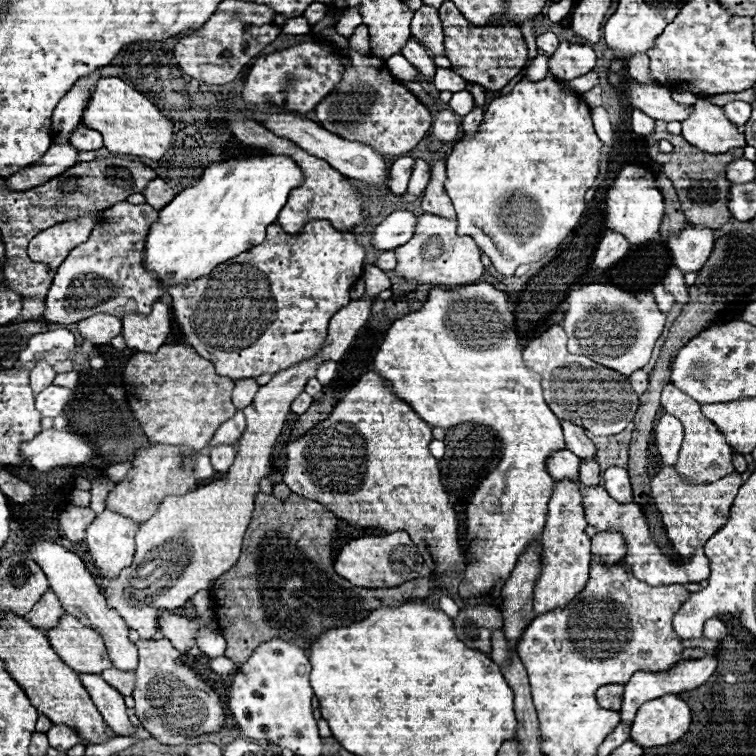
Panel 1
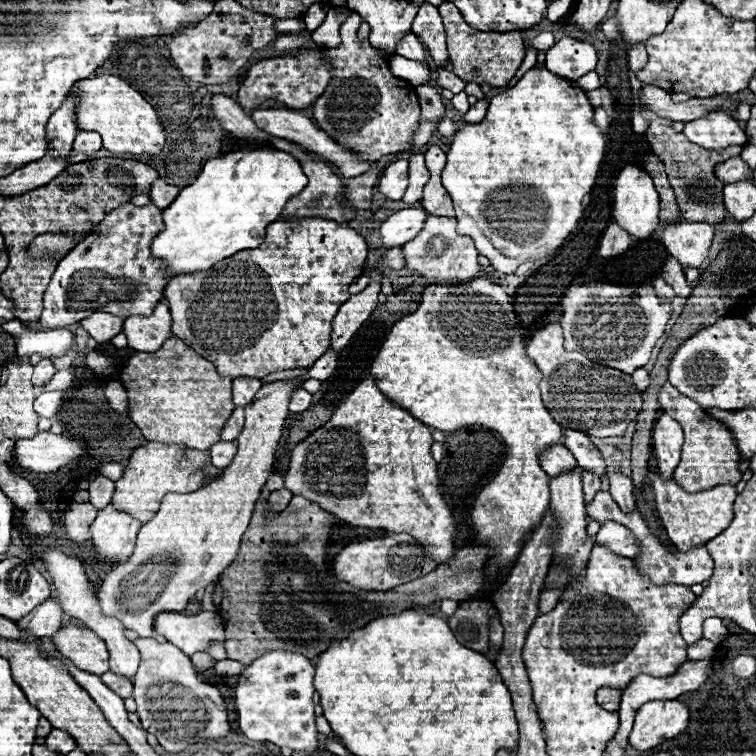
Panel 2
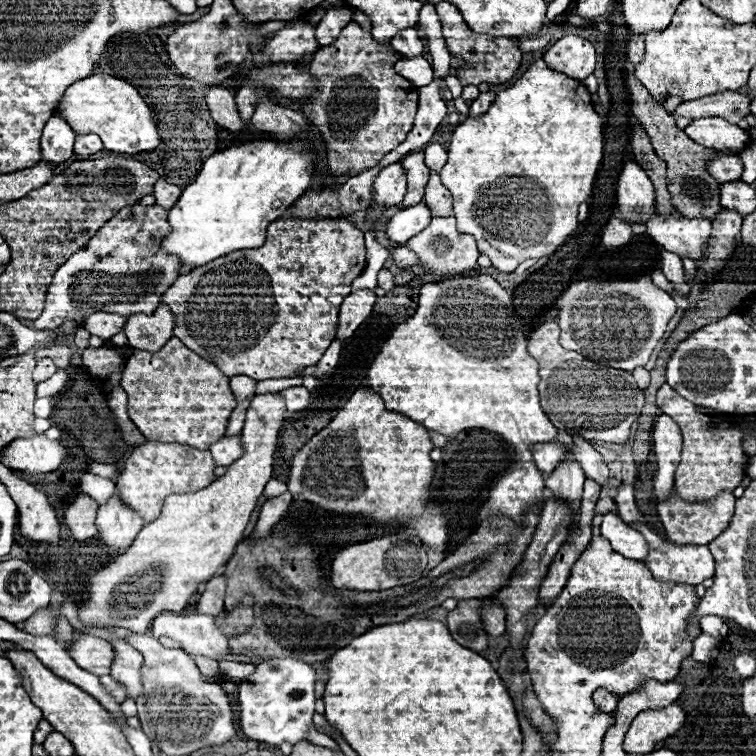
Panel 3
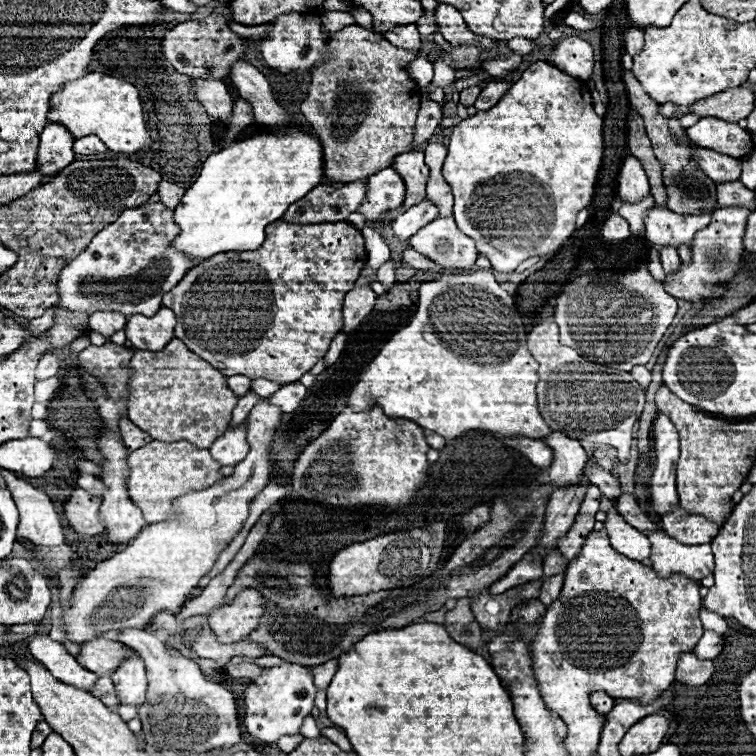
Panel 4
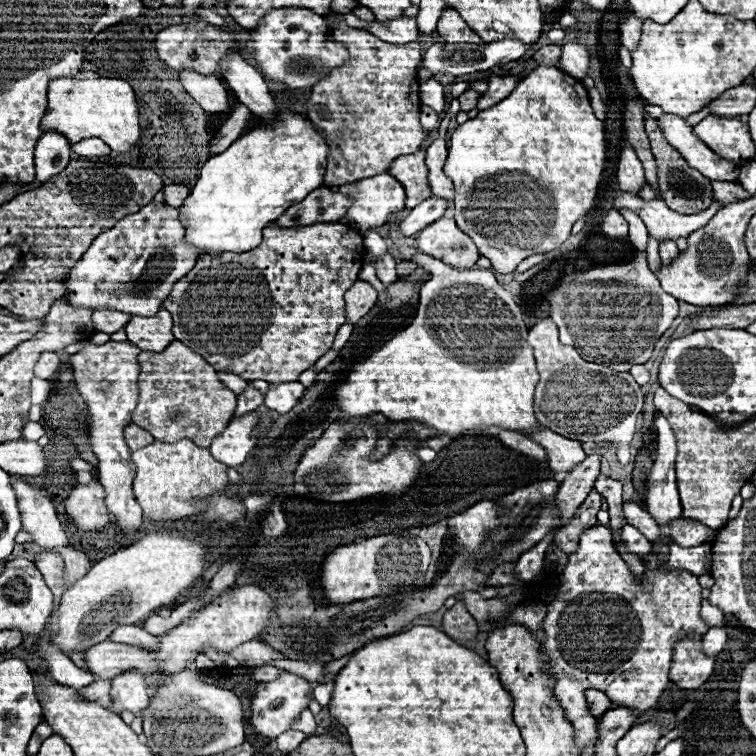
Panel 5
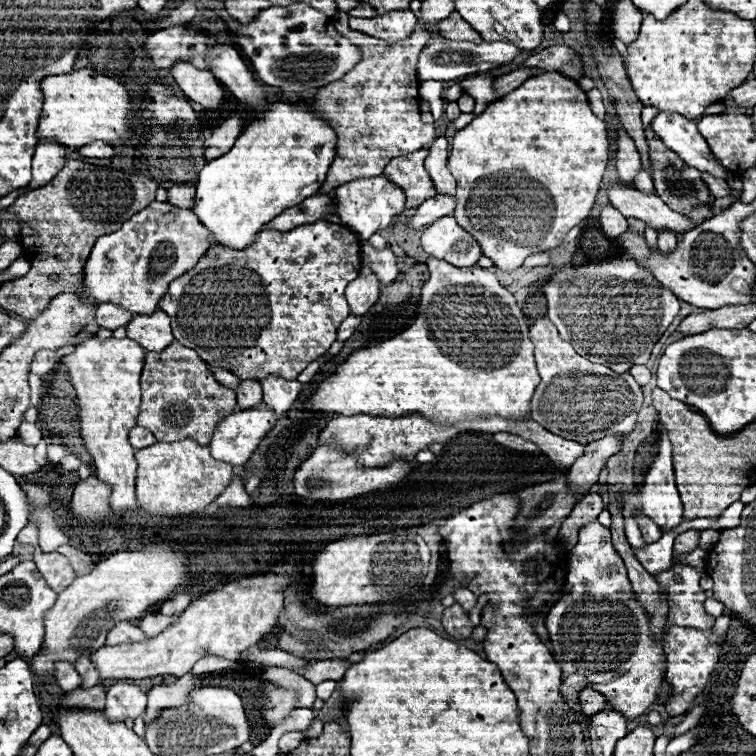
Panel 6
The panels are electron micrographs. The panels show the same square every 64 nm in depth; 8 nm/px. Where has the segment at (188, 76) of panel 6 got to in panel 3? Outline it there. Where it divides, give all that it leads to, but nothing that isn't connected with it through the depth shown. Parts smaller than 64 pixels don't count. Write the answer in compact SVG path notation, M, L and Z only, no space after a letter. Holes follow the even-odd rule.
M210 86L204 92L204 100L208 102L210 116L224 128L232 132L240 132L244 128L250 128L250 124L244 124L238 116L238 108L234 102L234 96L222 88L222 86Z

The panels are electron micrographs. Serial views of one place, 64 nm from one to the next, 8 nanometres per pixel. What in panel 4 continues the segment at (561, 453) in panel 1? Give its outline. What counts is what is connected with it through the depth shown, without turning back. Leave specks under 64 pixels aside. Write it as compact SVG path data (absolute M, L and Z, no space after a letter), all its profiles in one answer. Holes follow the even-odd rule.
M506 438L506 444L520 450L538 468L548 468L552 462L552 450L544 442L532 442L532 438Z

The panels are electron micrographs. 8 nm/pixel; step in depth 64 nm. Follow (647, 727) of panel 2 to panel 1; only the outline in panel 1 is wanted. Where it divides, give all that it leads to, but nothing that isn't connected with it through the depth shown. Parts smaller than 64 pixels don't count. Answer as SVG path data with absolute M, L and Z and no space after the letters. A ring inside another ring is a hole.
M668 694L638 708L630 740L642 748L664 746L678 740L690 728L690 708L676 694Z

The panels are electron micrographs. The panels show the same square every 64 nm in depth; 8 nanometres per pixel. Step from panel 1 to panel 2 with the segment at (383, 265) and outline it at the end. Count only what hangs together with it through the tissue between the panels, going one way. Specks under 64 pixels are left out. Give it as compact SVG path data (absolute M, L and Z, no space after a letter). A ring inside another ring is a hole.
M396 246L392 250L386 250L384 252L384 258L382 258L382 264L388 266L388 268L392 268L392 270L404 268L404 254L402 254L400 246Z

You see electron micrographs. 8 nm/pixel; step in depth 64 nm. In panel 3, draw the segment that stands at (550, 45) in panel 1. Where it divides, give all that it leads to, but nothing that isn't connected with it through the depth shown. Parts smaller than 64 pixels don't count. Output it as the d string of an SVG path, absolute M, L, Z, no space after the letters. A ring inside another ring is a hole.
M540 36L540 38L520 38L518 46L522 52L536 52L542 50L550 44L550 36Z

